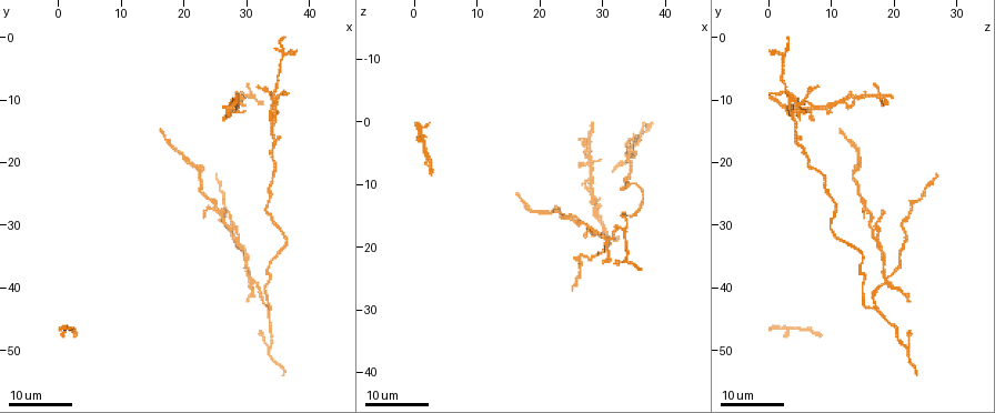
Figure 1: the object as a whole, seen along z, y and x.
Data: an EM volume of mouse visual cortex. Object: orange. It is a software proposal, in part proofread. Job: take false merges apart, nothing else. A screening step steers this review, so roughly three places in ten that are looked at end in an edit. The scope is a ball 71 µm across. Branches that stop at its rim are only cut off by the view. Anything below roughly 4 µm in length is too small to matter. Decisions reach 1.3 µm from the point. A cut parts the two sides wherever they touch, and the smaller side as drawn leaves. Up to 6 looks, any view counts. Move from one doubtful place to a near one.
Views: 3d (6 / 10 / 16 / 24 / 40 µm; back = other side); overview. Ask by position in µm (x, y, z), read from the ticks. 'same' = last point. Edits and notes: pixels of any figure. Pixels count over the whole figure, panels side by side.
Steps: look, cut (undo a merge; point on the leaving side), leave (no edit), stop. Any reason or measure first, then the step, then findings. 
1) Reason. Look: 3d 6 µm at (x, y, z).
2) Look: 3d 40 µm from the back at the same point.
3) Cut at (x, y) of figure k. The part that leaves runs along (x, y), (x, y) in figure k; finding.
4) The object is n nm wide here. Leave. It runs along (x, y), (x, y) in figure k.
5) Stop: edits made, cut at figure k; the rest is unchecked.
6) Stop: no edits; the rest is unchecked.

Thick turns thin. Look: 3d 16 µm at (34.0, 38.5, 15.5).

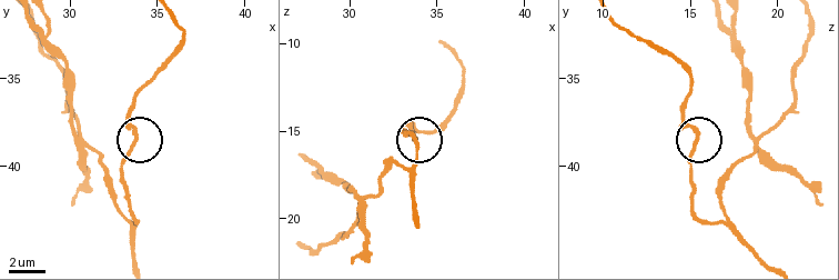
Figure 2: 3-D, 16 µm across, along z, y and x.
Look: 3d 10 µm at (33.7, 38.8, 15.4).

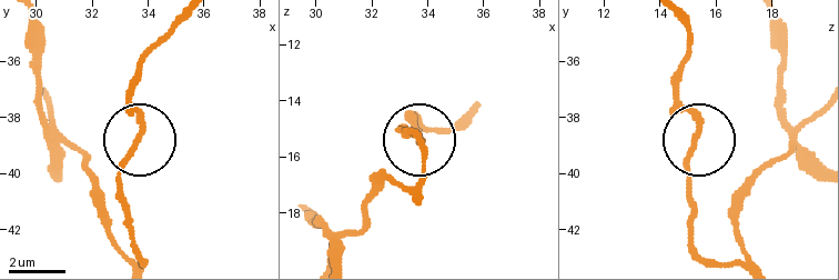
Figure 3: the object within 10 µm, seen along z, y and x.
Leave. It runs along (117, 198), (117, 171), (139, 128), (135, 80) in figure 3; one neuron here.

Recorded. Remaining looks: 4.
Look: 3d 16 µm at (30.5, 38.5, 19.0).

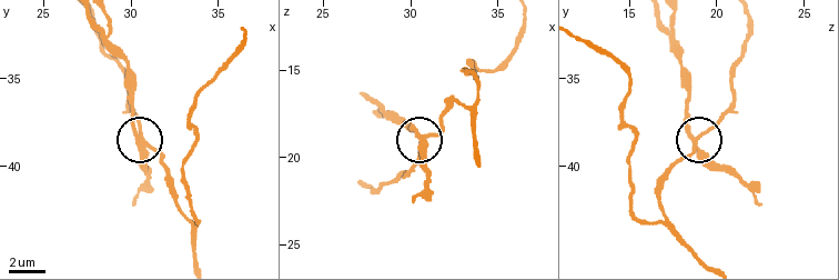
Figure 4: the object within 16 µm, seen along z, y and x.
Look: 3d 6 µm at (30.3, 38.4, 18.9).

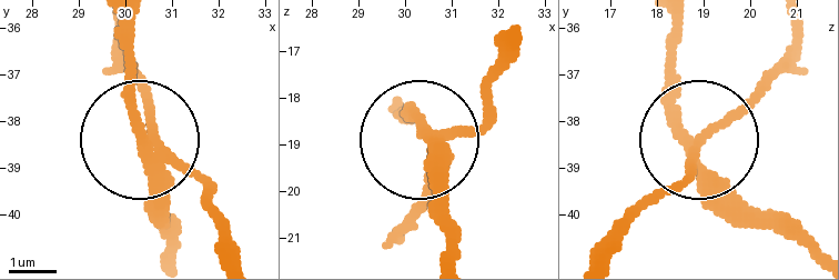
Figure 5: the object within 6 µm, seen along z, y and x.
The side arm is 22 µm long; 4 arms meet here. Cut at (435, 180) of figure 5. A second neuron is stuck on.

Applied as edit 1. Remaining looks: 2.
Branch point. Look: 3d 16 µm at (33.5, 43.0, 17.0).

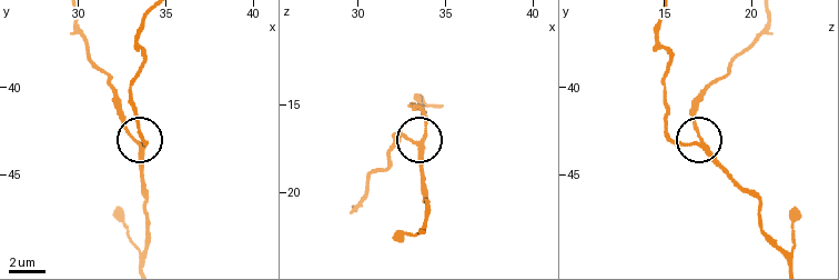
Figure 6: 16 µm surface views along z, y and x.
Zoom in. Look: 3d 10 µm at (33.4, 43.2, 17.1).

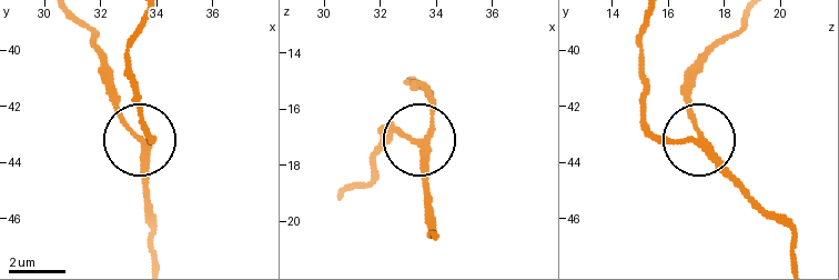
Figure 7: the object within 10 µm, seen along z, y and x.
Leave. It runs along (639, 79), (649, 127), (704, 149), (766, 210) in figure 7; one neuron here.

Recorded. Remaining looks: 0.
Stop: edits made, cut at figure 5; the rest is unchecked.

